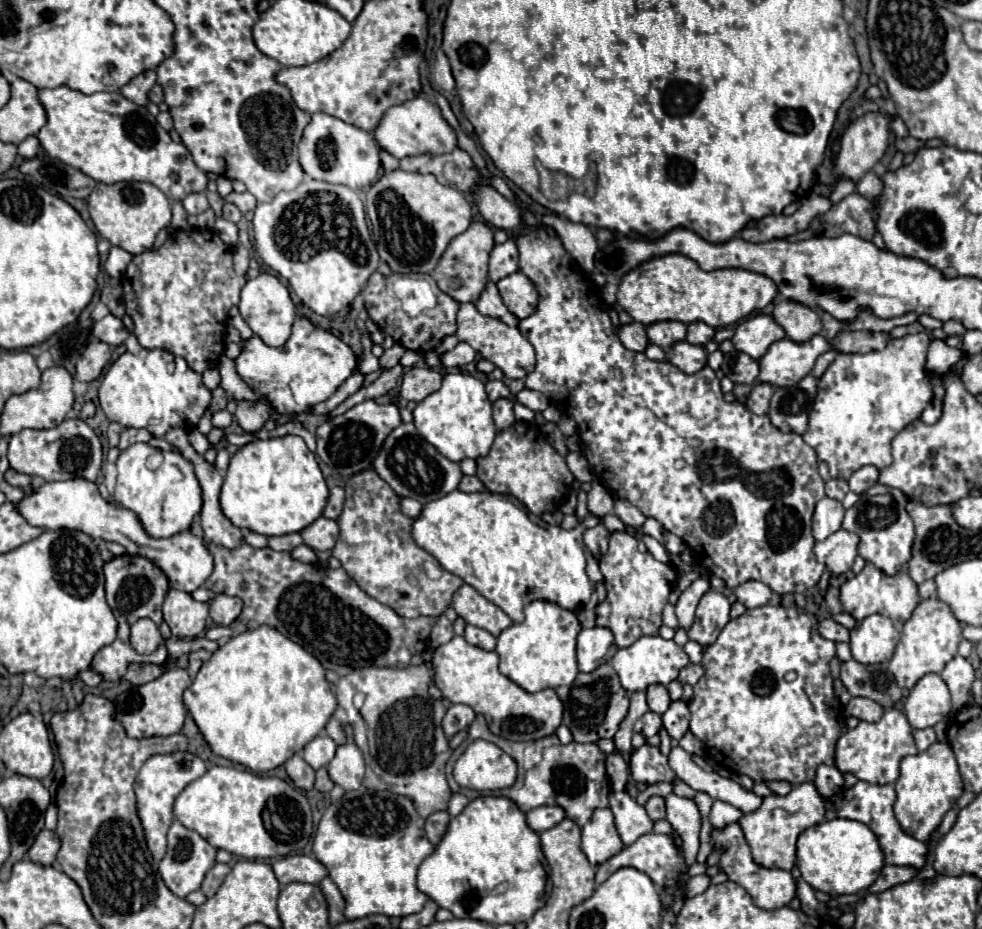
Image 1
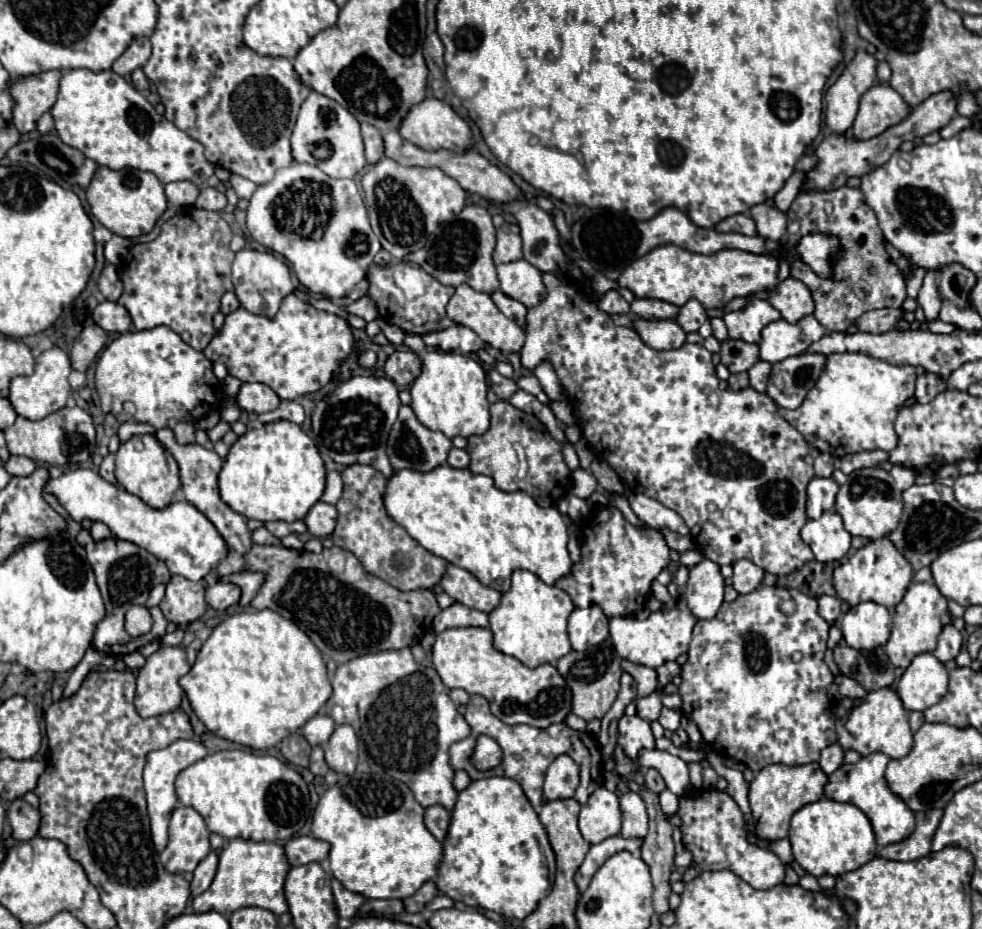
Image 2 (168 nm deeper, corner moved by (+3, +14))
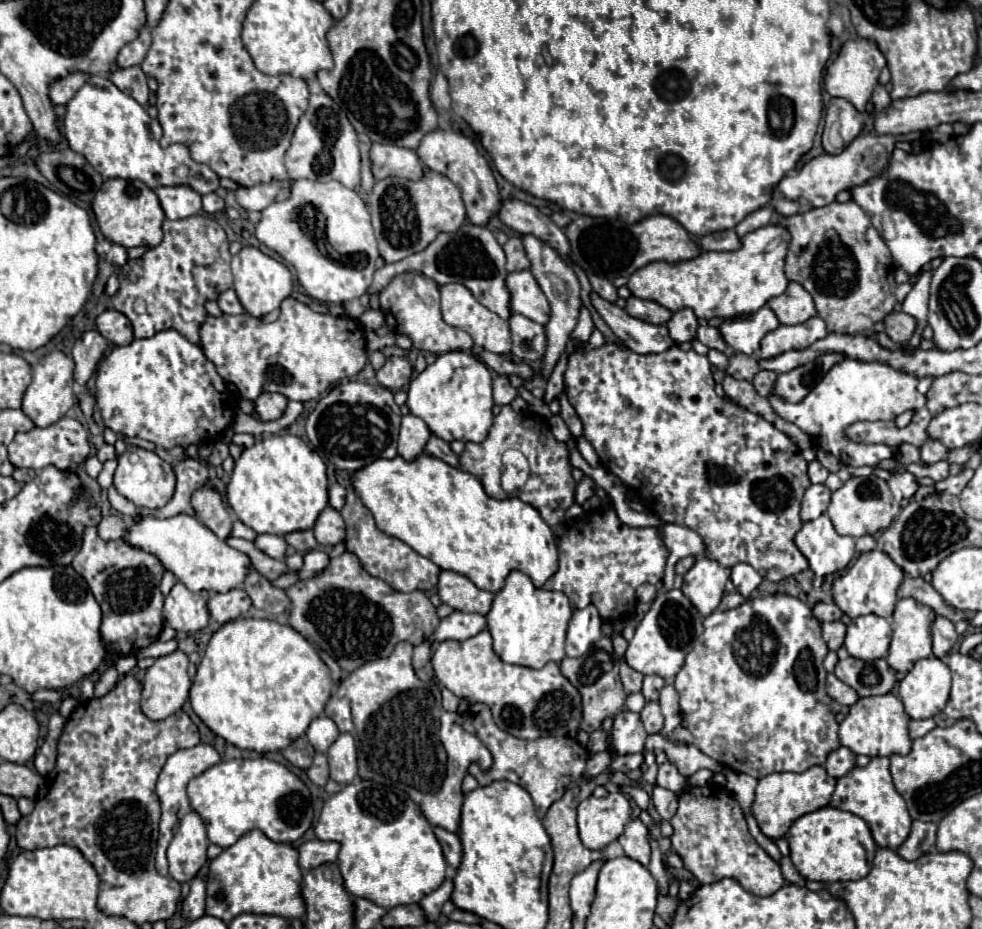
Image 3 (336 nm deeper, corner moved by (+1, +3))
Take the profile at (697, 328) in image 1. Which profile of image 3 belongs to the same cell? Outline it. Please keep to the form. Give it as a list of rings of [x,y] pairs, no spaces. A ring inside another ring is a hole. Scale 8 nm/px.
[[[681,309],[673,313],[671,321],[667,323],[669,335],[677,345],[685,341],[693,341],[697,337],[697,327],[699,327],[699,321],[691,309]]]

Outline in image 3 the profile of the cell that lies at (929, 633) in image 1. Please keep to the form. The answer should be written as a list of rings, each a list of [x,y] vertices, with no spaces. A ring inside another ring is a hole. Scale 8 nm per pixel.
[[[915,599],[897,601],[891,623],[893,637],[887,655],[887,663],[895,671],[907,673],[915,661],[931,657],[931,619],[931,607]]]

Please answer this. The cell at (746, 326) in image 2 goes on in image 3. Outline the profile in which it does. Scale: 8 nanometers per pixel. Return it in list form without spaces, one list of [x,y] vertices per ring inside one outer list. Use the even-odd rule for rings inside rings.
[[[765,305],[751,315],[727,319],[719,327],[719,333],[733,351],[741,351],[741,353],[747,353],[747,355],[757,355],[761,339],[777,327],[779,327],[779,319]]]

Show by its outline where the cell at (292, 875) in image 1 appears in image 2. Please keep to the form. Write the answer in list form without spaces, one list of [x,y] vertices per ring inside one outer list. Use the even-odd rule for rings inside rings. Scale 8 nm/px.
[[[297,836],[285,844],[285,852],[291,866],[303,866],[309,862],[323,862],[329,854],[329,842],[313,836]]]

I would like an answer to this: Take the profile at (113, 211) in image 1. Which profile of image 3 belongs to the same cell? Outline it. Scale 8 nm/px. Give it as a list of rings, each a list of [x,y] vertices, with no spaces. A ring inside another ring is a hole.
[[[107,179],[99,193],[93,199],[93,213],[99,223],[101,233],[117,245],[123,247],[155,247],[163,239],[161,225],[165,221],[165,213],[159,205],[159,197],[155,197],[155,191],[149,189],[141,181],[129,181],[129,179]]]

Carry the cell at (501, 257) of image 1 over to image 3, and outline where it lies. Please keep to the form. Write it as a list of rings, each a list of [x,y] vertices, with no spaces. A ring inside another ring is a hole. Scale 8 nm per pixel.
[[[511,237],[511,239],[503,245],[503,251],[505,251],[505,255],[507,255],[507,265],[505,265],[505,269],[507,269],[509,273],[529,269],[529,259],[527,259],[527,255],[525,255],[521,237]]]

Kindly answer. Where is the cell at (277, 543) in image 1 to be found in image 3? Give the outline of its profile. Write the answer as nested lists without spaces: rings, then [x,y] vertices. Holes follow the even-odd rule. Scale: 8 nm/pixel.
[[[307,529],[307,531],[293,531],[293,533],[285,535],[283,539],[285,539],[291,547],[295,547],[299,553],[307,553],[307,551],[311,551],[311,549],[317,547],[317,541],[315,541],[311,529]]]

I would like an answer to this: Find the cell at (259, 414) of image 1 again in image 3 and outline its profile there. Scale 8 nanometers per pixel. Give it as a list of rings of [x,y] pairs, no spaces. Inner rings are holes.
[[[261,393],[255,399],[255,413],[263,419],[263,421],[273,421],[279,419],[283,415],[287,407],[287,399],[281,393]]]

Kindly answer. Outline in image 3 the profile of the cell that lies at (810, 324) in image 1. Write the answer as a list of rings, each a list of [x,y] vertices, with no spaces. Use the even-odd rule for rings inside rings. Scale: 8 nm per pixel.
[[[789,283],[787,291],[779,297],[769,299],[767,305],[783,325],[799,325],[817,315],[811,295],[799,283]]]

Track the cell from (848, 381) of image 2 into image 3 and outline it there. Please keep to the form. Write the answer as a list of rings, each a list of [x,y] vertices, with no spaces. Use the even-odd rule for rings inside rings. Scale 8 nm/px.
[[[843,359],[829,369],[829,373],[821,379],[817,387],[801,403],[787,403],[775,395],[769,397],[773,411],[797,425],[801,431],[811,435],[817,447],[833,453],[847,467],[871,465],[875,467],[883,459],[891,459],[895,449],[889,445],[859,445],[845,435],[847,425],[853,425],[861,419],[889,421],[907,409],[921,409],[925,405],[925,395],[917,391],[917,377],[899,373],[891,367],[883,367],[881,363],[861,363],[853,359]]]

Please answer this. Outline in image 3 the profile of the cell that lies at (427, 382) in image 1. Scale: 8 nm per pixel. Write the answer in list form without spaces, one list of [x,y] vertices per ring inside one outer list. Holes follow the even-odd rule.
[[[391,357],[377,371],[377,381],[391,391],[405,389],[409,385],[411,377],[413,377],[413,365],[405,357]]]

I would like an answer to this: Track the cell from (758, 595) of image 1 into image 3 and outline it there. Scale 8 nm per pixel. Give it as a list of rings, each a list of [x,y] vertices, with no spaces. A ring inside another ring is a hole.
[[[737,563],[733,569],[731,569],[731,581],[735,585],[735,591],[741,593],[745,599],[749,599],[751,595],[755,595],[757,587],[761,585],[763,577],[747,563]]]

